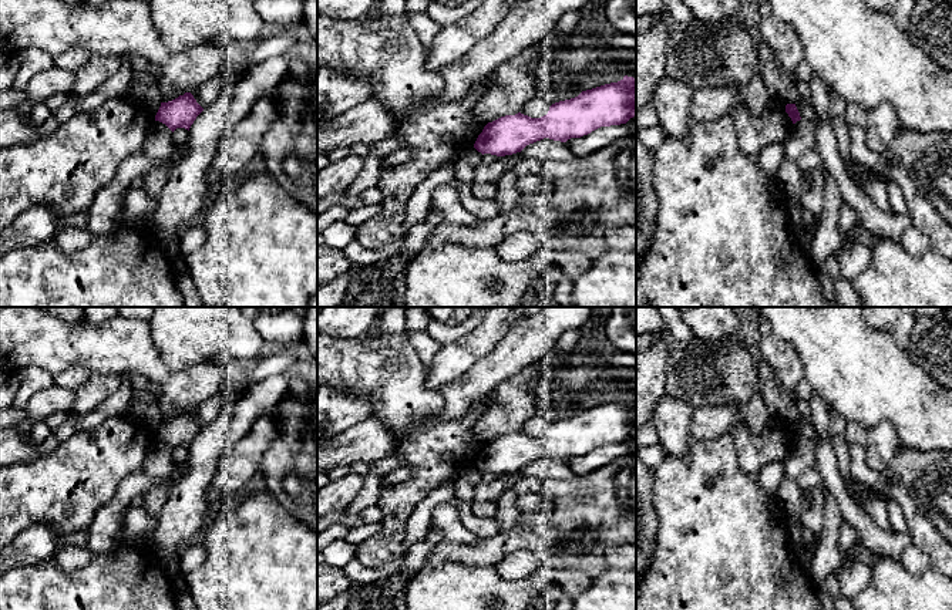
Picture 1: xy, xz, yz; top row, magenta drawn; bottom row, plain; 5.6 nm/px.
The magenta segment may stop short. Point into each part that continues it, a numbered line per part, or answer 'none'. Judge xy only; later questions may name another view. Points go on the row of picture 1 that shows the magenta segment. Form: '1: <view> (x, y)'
none

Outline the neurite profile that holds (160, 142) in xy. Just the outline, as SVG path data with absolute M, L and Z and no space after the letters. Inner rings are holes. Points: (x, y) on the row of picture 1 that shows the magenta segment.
M157 121L155 128L148 134L144 145L144 154L149 159L164 159L174 149L172 131L162 122Z

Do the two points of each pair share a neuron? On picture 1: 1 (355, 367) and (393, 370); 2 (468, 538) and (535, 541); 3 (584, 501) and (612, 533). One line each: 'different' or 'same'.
1: same
2: different
3: same

